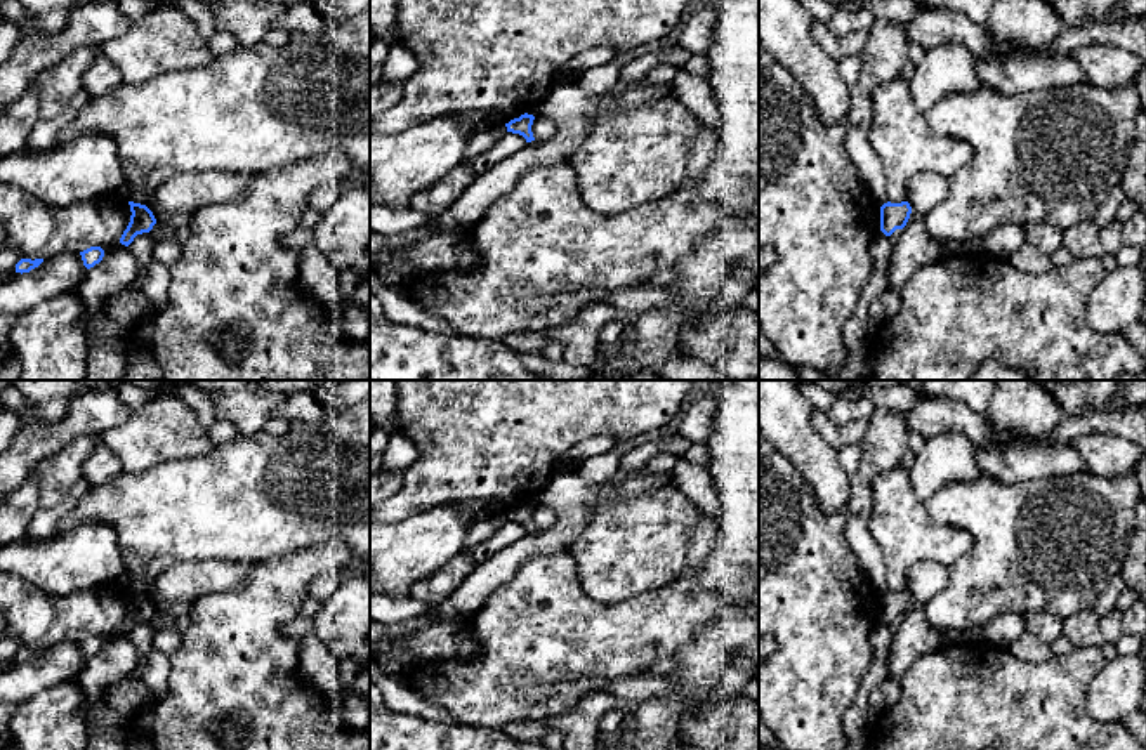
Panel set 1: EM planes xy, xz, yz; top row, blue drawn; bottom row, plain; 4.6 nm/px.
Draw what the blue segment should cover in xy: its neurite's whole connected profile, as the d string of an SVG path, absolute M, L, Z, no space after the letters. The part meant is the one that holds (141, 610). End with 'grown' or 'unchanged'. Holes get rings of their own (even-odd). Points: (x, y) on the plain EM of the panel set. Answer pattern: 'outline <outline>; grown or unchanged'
outline M128 590L128 594L132 601L130 611L120 627L120 632L125 635L128 635L137 623L149 622L156 613L153 601L146 594L134 590Z; unchanged

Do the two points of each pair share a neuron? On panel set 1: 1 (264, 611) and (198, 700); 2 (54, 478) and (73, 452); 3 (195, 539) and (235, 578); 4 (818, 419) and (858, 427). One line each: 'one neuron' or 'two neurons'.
1: one neuron
2: one neuron
3: two neurons
4: one neuron

